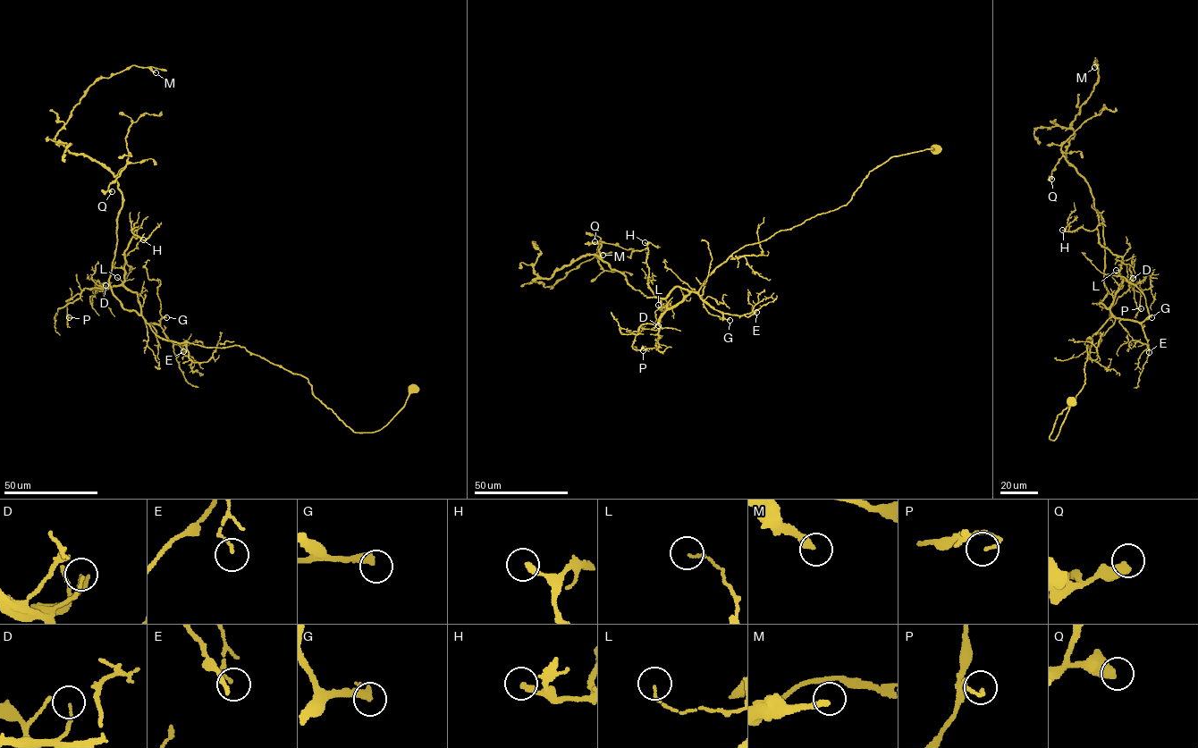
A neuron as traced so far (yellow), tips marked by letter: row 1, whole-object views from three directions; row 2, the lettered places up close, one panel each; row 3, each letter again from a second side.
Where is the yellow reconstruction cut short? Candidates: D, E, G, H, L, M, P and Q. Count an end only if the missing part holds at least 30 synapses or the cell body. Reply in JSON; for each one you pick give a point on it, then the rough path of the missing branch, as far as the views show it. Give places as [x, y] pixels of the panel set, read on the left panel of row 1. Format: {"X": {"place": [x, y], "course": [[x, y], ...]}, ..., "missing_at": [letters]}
{"G": {"place": [166, 317], "course": [[166, 317], [191, 307], [187, 301], [188, 305], [197, 306]]}, "missing_at": ["G"]}

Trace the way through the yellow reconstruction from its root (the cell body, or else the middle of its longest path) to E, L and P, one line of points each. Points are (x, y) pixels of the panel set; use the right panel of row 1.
E: (1072, 401), (1056, 438), (1049, 439), (1058, 416), (1084, 383), (1085, 340), (1109, 318), (1141, 323), (1149, 352)
L: (1072, 401), (1056, 438), (1049, 439), (1058, 416), (1084, 383), (1084, 343), (1110, 315), (1122, 281), (1116, 270)
P: (1072, 401), (1049, 439), (1084, 383), (1084, 343), (1109, 318), (1122, 279), (1140, 293), (1141, 308)

